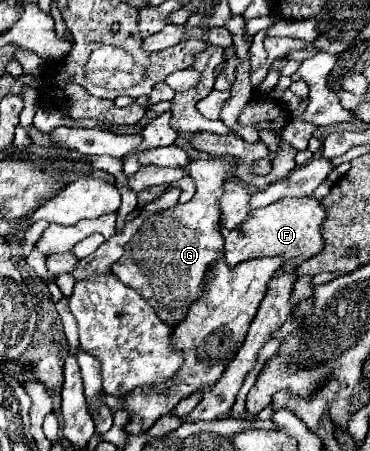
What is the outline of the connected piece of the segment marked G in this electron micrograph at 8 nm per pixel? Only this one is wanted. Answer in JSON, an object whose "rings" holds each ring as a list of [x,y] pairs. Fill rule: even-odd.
{"rings":[[[210,158],[188,162],[184,170],[196,184],[194,198],[188,204],[148,216],[124,248],[122,258],[112,266],[116,278],[128,288],[134,288],[154,308],[158,318],[172,328],[184,322],[188,308],[204,294],[206,274],[222,256],[224,238],[218,224],[218,198],[232,164],[228,158]]]}

